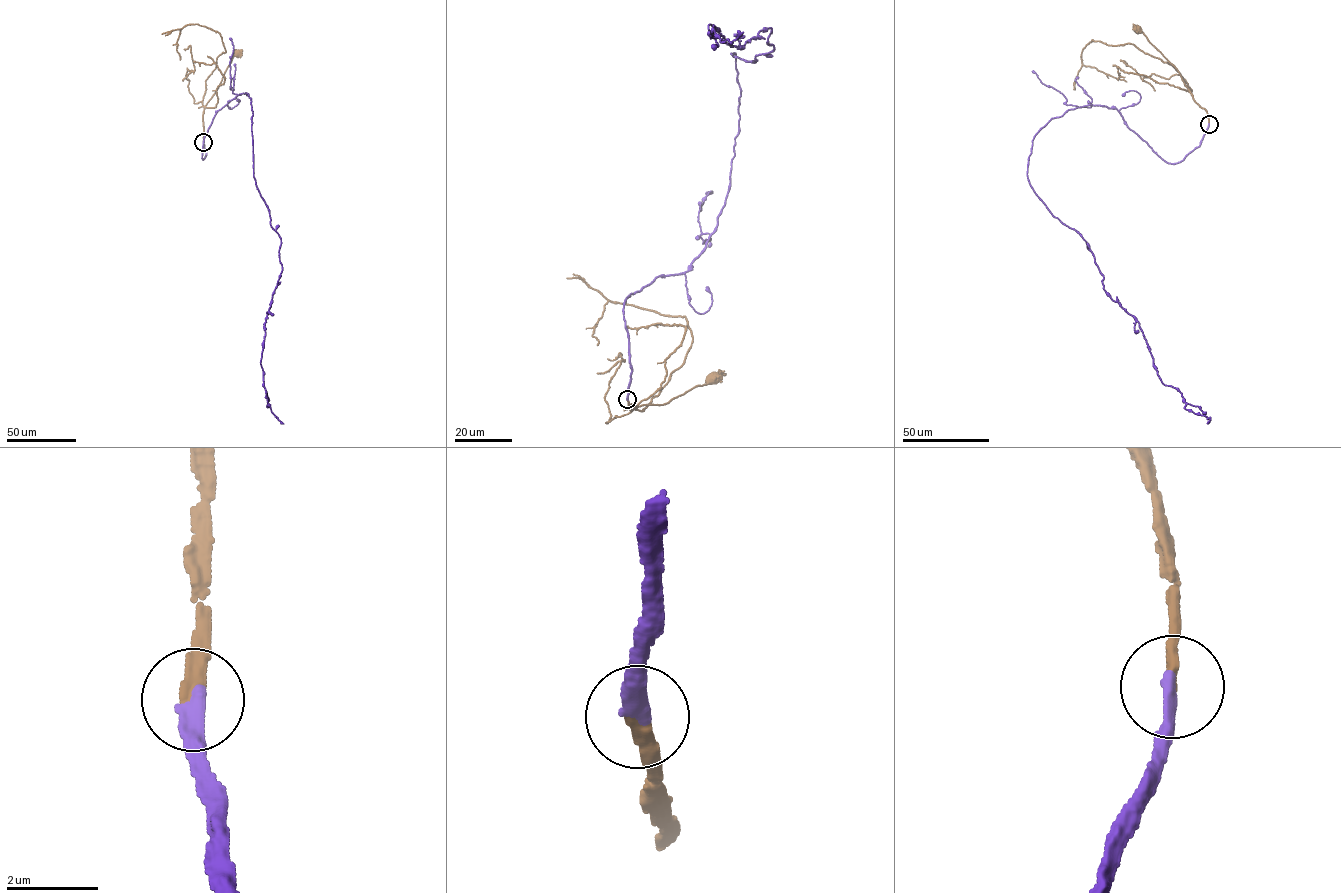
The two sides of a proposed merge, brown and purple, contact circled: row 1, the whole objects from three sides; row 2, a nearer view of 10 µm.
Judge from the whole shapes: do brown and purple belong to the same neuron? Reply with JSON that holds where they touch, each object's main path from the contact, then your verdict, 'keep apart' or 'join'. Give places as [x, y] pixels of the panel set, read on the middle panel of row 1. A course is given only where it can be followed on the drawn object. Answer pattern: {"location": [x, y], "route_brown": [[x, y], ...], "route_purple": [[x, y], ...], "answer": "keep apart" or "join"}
{"location": [627, 399], "route_brown": [[627, 400], [629, 410], [631, 404], [633, 407], [659, 405], [713, 378]], "route_purple": [[627, 399], [625, 299], [703, 249], [731, 53], [774, 49], [708, 26], [743, 32]], "answer": "join"}

